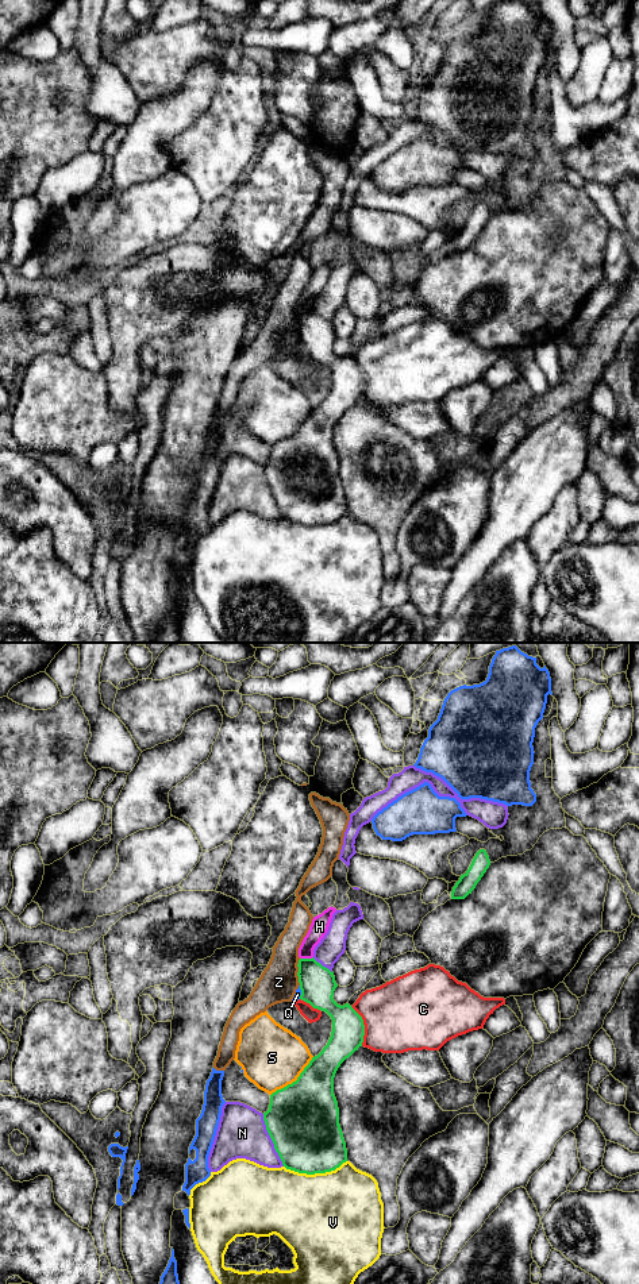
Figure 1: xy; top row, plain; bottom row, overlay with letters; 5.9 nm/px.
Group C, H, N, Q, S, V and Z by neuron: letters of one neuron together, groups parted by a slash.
C / H V / N / Q / S / Z

